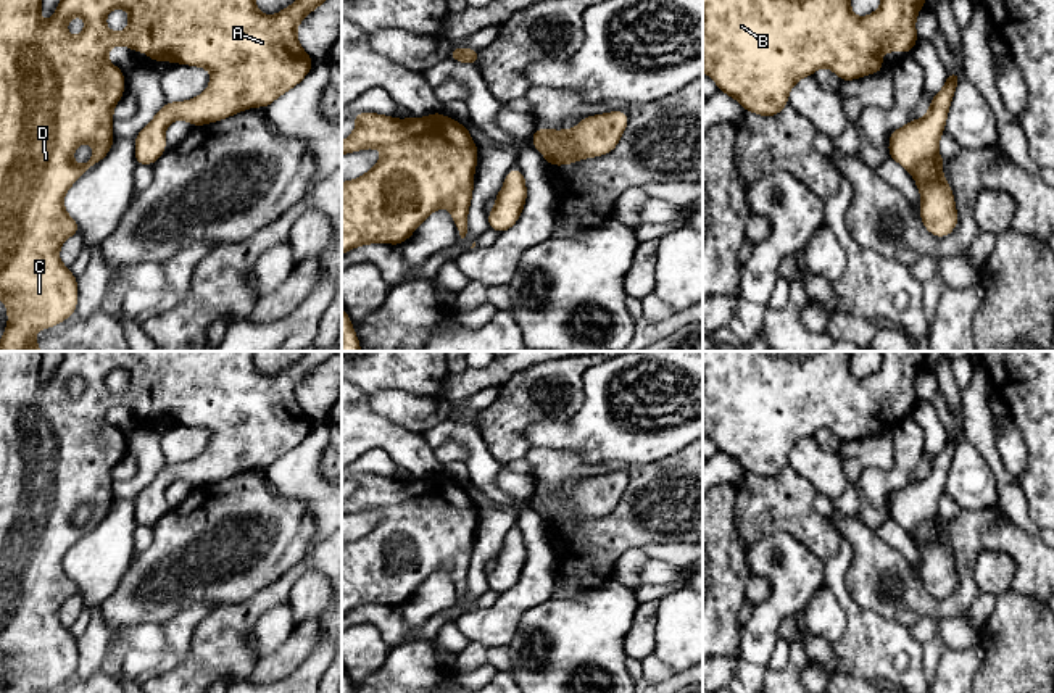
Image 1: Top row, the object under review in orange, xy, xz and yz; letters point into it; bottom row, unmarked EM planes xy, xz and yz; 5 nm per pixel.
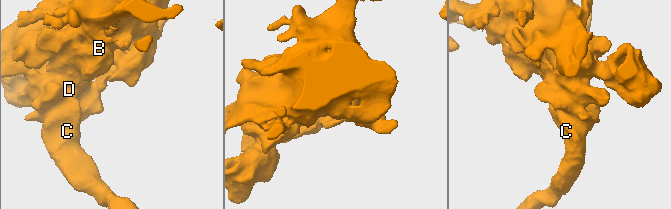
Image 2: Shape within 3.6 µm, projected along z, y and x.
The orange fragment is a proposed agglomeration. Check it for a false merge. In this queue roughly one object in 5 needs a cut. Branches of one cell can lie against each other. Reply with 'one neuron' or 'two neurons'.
one neuron

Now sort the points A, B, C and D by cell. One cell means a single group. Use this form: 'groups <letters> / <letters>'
groups A B C D

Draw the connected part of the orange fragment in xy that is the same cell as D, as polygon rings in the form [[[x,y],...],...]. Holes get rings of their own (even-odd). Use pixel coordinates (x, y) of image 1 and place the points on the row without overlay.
[[[0,351],[0,661],[5,662],[8,672],[8,687],[5,693],[37,693],[53,688],[71,675],[77,667],[77,640],[71,635],[60,619],[58,612],[66,600],[81,593],[77,583],[66,574],[63,558],[69,548],[98,522],[102,522],[113,506],[113,471],[124,454],[126,437],[119,429],[108,422],[108,411],[114,406],[126,406],[132,413],[145,413],[153,422],[171,422],[190,427],[206,429],[211,434],[211,443],[205,454],[197,456],[189,463],[164,464],[156,477],[137,495],[134,501],[137,525],[155,525],[155,522],[164,514],[166,501],[164,492],[176,480],[185,480],[193,487],[210,485],[219,480],[226,480],[235,474],[248,469],[269,467],[282,454],[295,448],[313,429],[313,421],[303,411],[297,400],[297,387],[317,367],[321,367],[329,358],[338,351],[305,351],[298,361],[295,361],[285,371],[274,377],[264,377],[256,369],[253,351],[64,351],[63,359],[50,382],[40,380],[42,356],[44,351]],[[113,369],[124,369],[129,372],[129,388],[124,393],[111,393],[106,385],[106,376]],[[82,377],[85,380],[85,390],[79,398],[73,398],[66,392],[66,385],[71,379]],[[84,504],[93,506],[93,516],[84,525],[73,524],[74,511]]]

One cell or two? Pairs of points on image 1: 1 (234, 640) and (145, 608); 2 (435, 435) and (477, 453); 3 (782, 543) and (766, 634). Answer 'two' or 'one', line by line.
1: two
2: one
3: one

